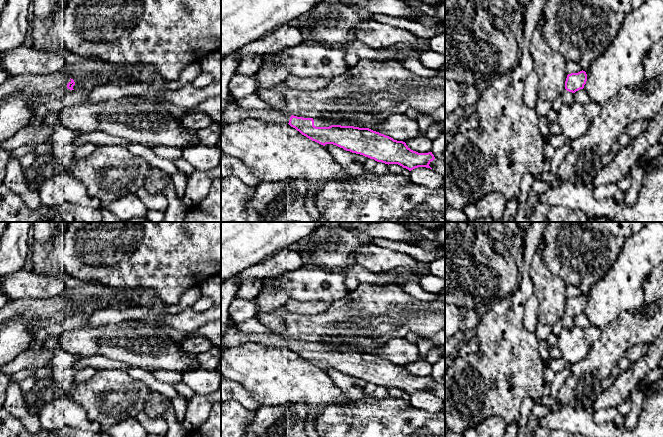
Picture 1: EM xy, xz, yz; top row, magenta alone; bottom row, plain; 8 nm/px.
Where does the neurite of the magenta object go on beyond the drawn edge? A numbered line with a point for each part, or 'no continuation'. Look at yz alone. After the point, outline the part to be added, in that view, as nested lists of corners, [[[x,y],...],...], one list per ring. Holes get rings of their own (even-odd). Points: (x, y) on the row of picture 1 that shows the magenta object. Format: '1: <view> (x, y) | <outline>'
1: yz (568, 97) | [[[564,89],[564,91],[560,95],[562,97],[563,103],[572,104],[574,103],[574,93],[567,91]]]

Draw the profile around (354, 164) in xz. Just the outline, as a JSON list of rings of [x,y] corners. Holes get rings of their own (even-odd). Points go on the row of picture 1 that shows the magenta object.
[[[326,144],[324,147],[331,154],[334,161],[351,176],[359,176],[365,172],[385,175],[389,172],[388,164],[377,162],[374,159],[370,159],[363,155],[346,151],[333,144]]]

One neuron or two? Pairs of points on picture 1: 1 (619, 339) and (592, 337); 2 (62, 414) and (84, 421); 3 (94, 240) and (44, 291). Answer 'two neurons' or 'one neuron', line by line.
1: two neurons
2: one neuron
3: two neurons

